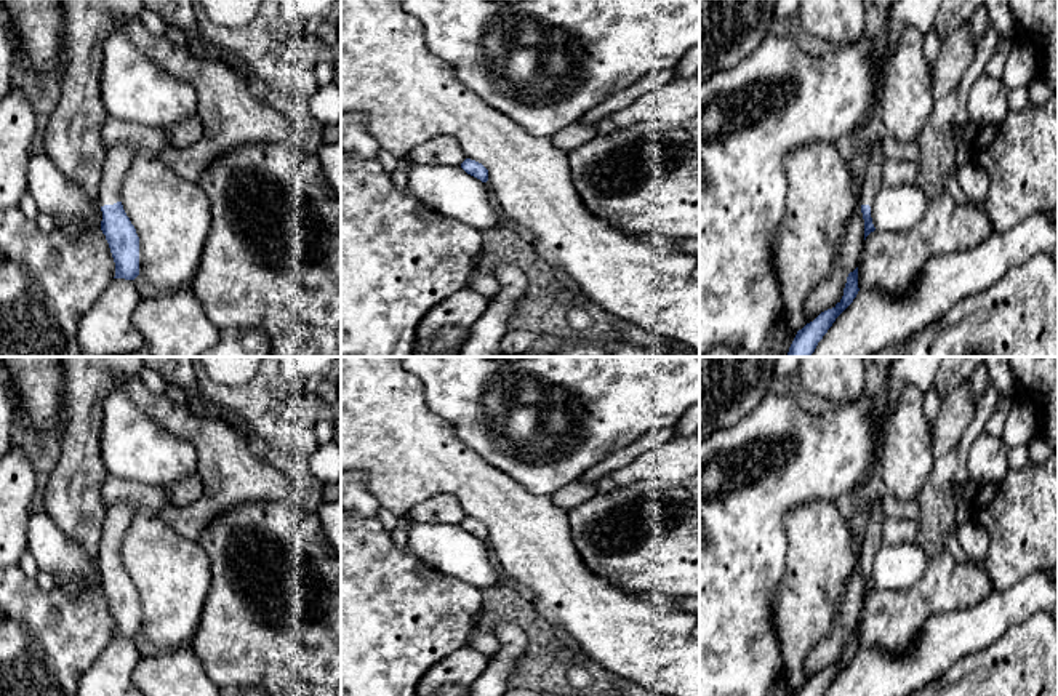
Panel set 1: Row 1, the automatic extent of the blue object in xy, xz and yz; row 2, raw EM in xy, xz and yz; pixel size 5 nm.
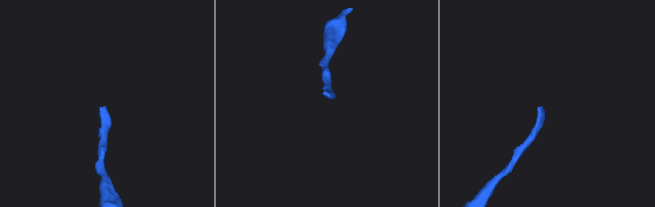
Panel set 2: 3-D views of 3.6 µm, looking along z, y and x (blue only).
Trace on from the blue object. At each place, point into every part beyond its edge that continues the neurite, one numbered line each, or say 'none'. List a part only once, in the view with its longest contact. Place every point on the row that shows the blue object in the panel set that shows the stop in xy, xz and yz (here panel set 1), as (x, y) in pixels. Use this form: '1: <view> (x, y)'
1: xy (119, 157)

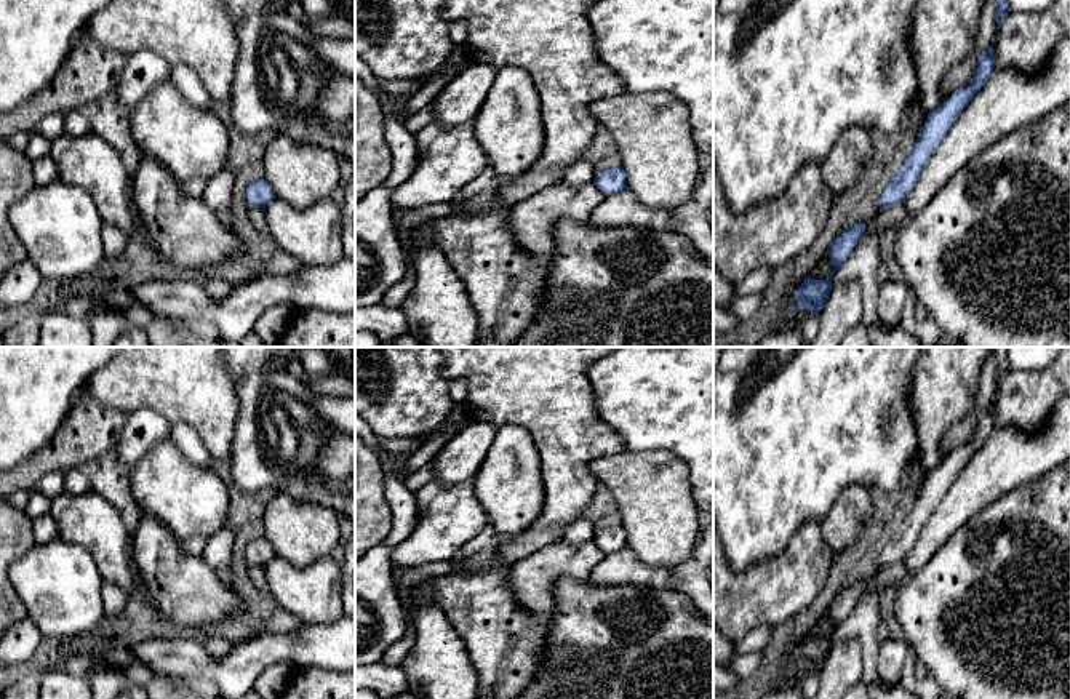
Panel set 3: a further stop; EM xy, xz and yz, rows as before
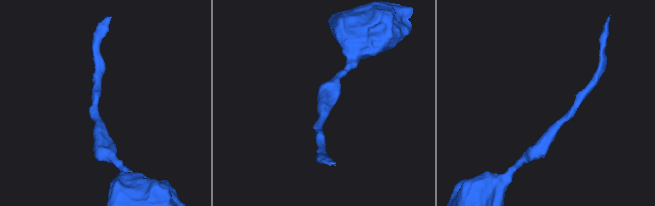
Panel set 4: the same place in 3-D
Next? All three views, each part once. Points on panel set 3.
none

